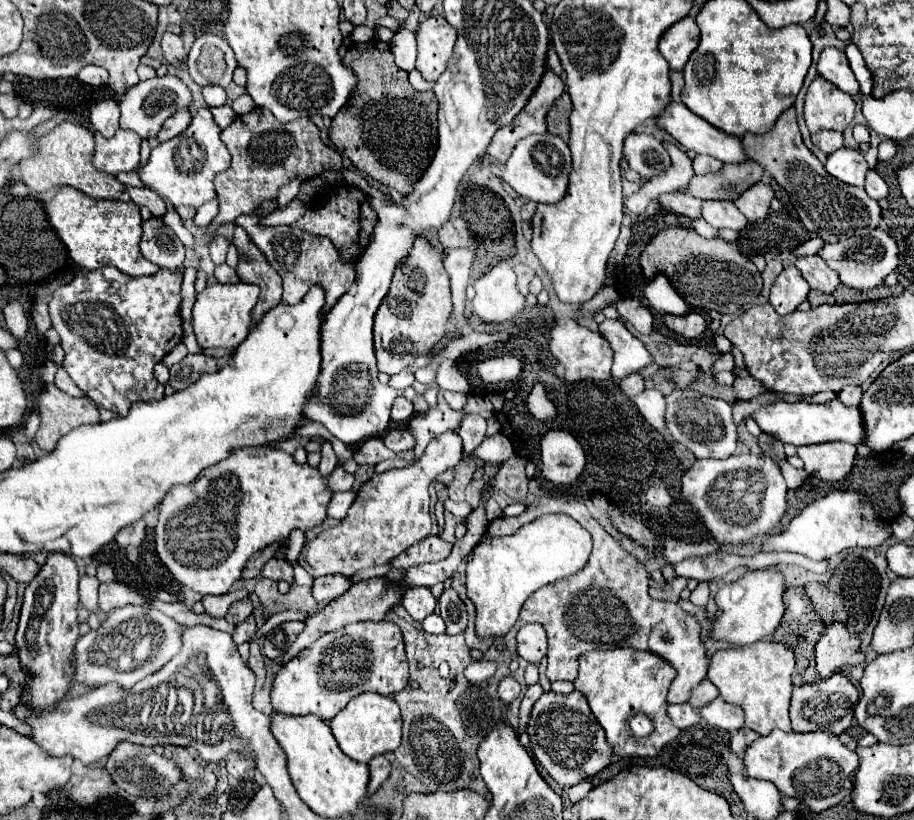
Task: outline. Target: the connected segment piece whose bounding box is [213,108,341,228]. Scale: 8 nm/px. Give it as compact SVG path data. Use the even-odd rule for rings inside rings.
M255 108L253 112L249 112L245 116L237 116L235 122L223 130L221 140L225 142L225 146L231 154L231 166L225 172L219 172L215 176L215 190L219 196L219 214L213 220L215 228L225 222L233 222L241 214L253 214L255 208L259 206L259 202L275 198L279 188L283 184L287 184L293 176L313 178L313 176L323 174L329 168L335 168L335 170L341 168L341 154L321 142L319 128L309 118L301 118L301 120L293 120L293 122L283 124L283 122L277 122L277 118L269 110Z

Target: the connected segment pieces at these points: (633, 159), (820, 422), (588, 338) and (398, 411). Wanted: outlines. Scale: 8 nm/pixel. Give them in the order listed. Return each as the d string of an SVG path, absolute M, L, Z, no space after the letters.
M631 132L625 138L623 156L629 162L629 168L639 172L639 176L643 176L647 180L665 172L671 164L669 154L665 152L663 144L649 134Z
M829 400L825 404L807 404L807 402L773 402L761 406L751 418L759 424L759 428L773 438L781 440L783 444L793 446L807 446L807 444L821 444L821 442L833 442L843 440L849 444L859 446L861 436L865 436L865 430L861 428L861 410L857 406L849 408L841 404L839 400Z
M557 320L557 326L553 328L553 334L551 334L551 352L565 366L567 382L611 378L613 350L609 342L599 332L591 332L589 328L579 326L575 320Z
M397 398L393 402L393 410L391 410L391 420L395 422L403 422L407 418L413 416L413 404L407 398Z

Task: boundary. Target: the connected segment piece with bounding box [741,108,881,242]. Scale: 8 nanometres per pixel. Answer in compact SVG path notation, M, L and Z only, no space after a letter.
M789 108L787 112L783 112L783 116L779 116L773 132L767 132L765 136L743 136L741 144L745 156L759 162L767 172L771 172L777 184L787 190L803 226L825 242L865 236L879 226L881 206L877 204L877 200L869 198L863 188L841 184L839 180L829 176L825 166L803 144L795 118L795 108Z

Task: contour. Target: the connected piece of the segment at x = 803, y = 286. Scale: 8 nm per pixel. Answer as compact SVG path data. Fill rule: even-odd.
M787 266L775 280L771 288L769 302L777 314L785 316L797 310L797 306L807 298L809 284L801 278L795 266Z

